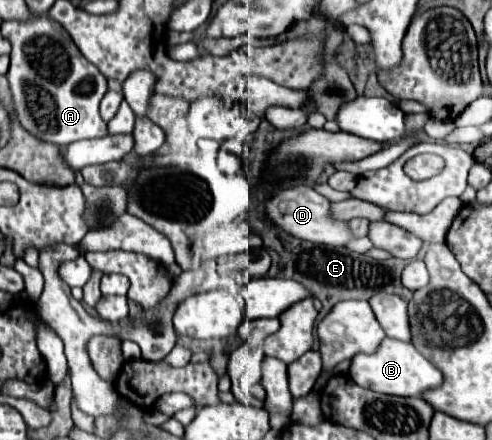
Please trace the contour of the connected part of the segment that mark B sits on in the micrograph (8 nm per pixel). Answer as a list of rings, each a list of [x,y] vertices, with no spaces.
[[[389,337],[381,343],[381,347],[375,353],[371,355],[359,353],[351,363],[349,375],[361,387],[375,389],[377,393],[385,393],[385,395],[397,395],[397,397],[421,397],[421,393],[439,387],[443,383],[443,373],[431,361],[427,361],[413,347],[413,343],[405,343]]]

